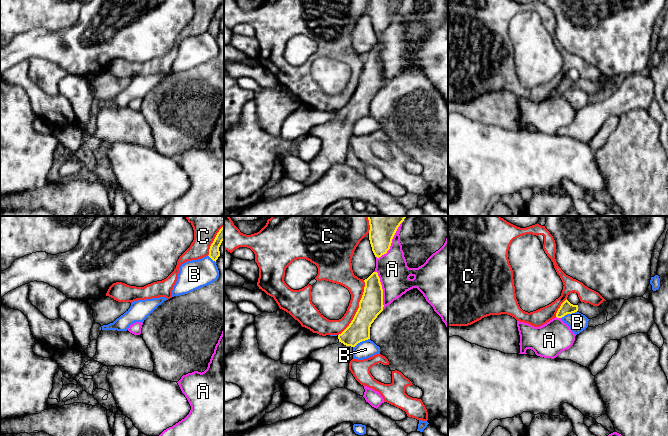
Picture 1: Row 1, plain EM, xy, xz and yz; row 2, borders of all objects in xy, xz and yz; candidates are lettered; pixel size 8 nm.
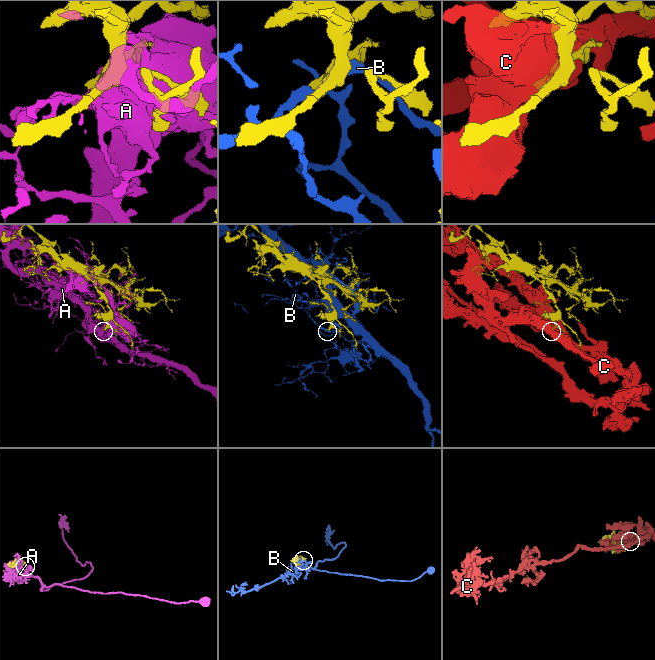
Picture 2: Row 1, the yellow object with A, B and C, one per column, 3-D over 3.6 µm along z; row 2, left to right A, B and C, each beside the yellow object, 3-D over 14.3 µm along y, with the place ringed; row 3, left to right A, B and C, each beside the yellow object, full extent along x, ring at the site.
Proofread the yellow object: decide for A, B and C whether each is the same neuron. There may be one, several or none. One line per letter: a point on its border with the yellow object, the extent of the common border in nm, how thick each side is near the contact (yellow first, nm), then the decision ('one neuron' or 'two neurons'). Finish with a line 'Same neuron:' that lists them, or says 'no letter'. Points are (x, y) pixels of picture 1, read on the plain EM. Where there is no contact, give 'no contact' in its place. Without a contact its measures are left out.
A: xz (382, 66) | 320 nm | 190/240 nm | two neurons
B: xz (361, 117) | 150 nm | 180/140 nm | two neurons
C: xz (358, 84) | 500 nm | 190/140 nm | two neurons
Same neuron: no letter

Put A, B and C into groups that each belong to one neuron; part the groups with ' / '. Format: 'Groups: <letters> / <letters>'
Groups: A / B / C

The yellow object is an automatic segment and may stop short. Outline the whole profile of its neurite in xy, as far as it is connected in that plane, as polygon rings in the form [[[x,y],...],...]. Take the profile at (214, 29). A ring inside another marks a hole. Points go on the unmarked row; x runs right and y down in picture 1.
[[[222,3],[219,8],[217,9],[213,19],[210,22],[209,25],[209,33],[216,38],[216,36],[218,35],[218,33],[220,32],[220,27],[219,27],[219,23],[222,19],[222,17],[224,16],[224,3]]]

